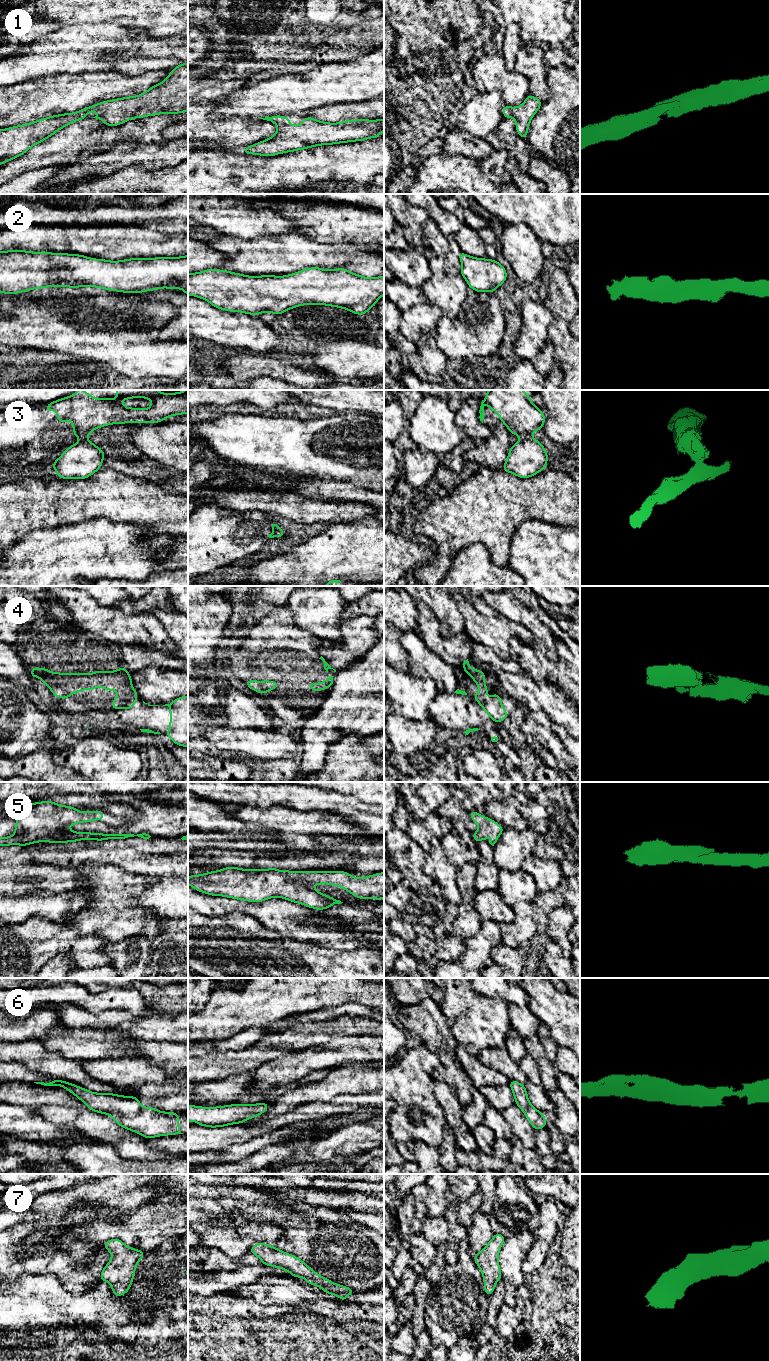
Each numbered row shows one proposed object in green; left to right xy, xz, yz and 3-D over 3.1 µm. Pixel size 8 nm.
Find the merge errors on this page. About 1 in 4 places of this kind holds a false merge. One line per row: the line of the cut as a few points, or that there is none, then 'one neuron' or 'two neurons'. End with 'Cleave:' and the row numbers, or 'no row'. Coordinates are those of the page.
1: no cut | one neuron
2: no cut | one neuron
3: yz (530, 436), (522, 438) | two neurons
4: no cut | one neuron
5: no cut | one neuron
6: no cut | one neuron
7: no cut | one neuron
Cleave: 3

